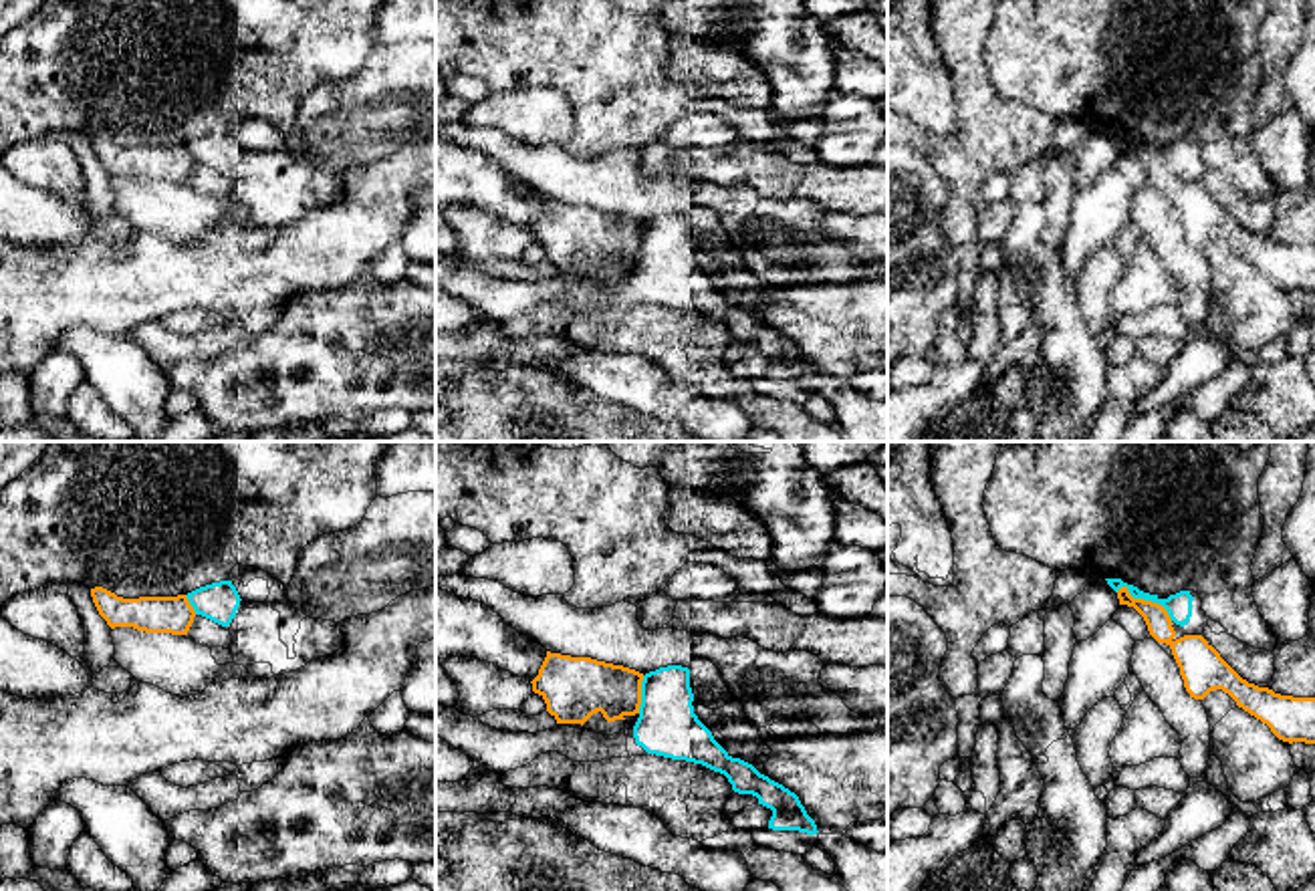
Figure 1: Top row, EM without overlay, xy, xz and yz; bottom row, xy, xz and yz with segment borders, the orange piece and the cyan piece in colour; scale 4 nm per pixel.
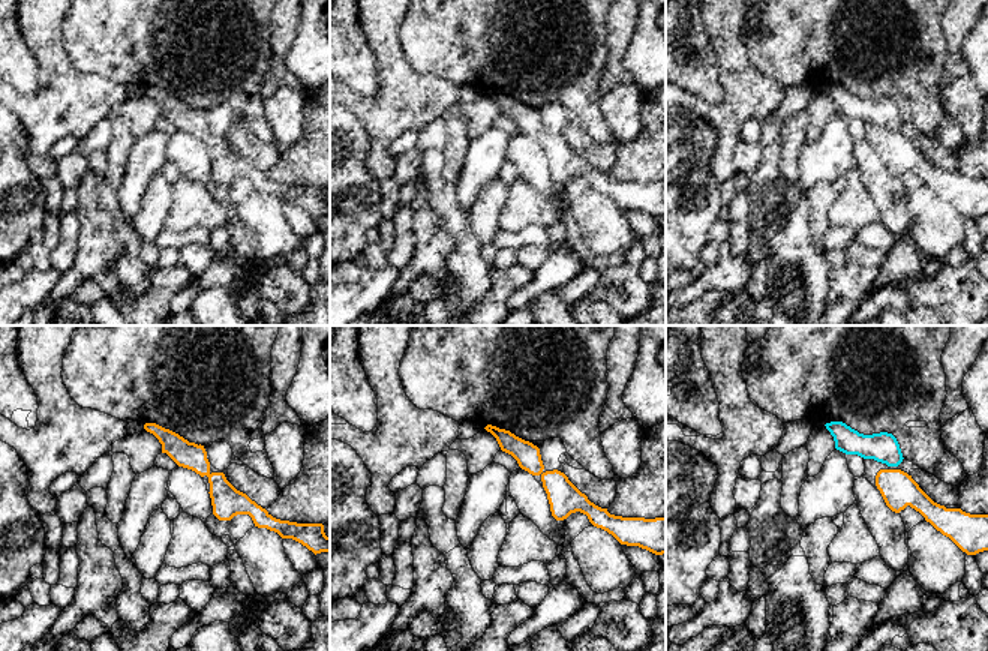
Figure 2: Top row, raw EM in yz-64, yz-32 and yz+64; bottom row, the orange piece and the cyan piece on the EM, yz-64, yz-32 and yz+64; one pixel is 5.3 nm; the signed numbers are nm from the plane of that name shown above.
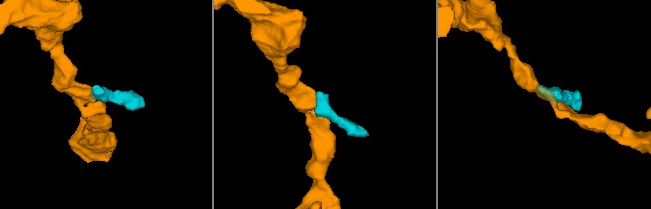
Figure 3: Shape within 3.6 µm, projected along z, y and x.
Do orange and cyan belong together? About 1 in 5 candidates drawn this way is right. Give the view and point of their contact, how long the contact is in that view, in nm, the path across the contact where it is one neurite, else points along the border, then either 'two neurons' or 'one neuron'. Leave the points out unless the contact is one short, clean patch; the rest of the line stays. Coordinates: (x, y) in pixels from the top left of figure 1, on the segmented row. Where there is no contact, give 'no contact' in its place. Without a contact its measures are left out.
contact yz (1146, 601); length 260 nm; border yz (1116, 591), (1124, 587), (1134, 597), (1156, 601), (1172, 619); two neurons

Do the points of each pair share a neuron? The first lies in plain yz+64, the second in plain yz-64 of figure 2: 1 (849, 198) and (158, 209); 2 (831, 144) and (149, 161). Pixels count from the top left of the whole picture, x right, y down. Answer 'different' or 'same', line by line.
1: different
2: same

